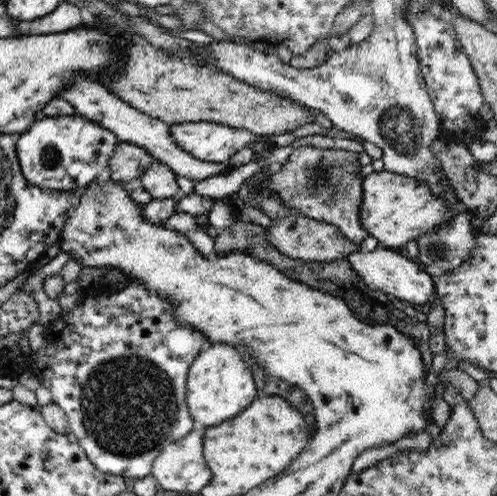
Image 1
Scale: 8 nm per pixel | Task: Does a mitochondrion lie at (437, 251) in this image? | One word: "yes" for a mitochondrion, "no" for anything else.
yes

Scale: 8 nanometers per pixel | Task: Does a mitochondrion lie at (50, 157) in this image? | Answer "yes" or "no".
yes

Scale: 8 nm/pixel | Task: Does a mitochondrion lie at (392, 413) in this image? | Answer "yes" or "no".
no

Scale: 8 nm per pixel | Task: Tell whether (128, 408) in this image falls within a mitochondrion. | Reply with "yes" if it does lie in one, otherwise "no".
yes

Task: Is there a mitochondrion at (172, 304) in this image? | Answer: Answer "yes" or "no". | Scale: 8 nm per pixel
no

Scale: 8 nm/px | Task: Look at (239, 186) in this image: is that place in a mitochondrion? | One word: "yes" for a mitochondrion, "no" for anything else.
no

